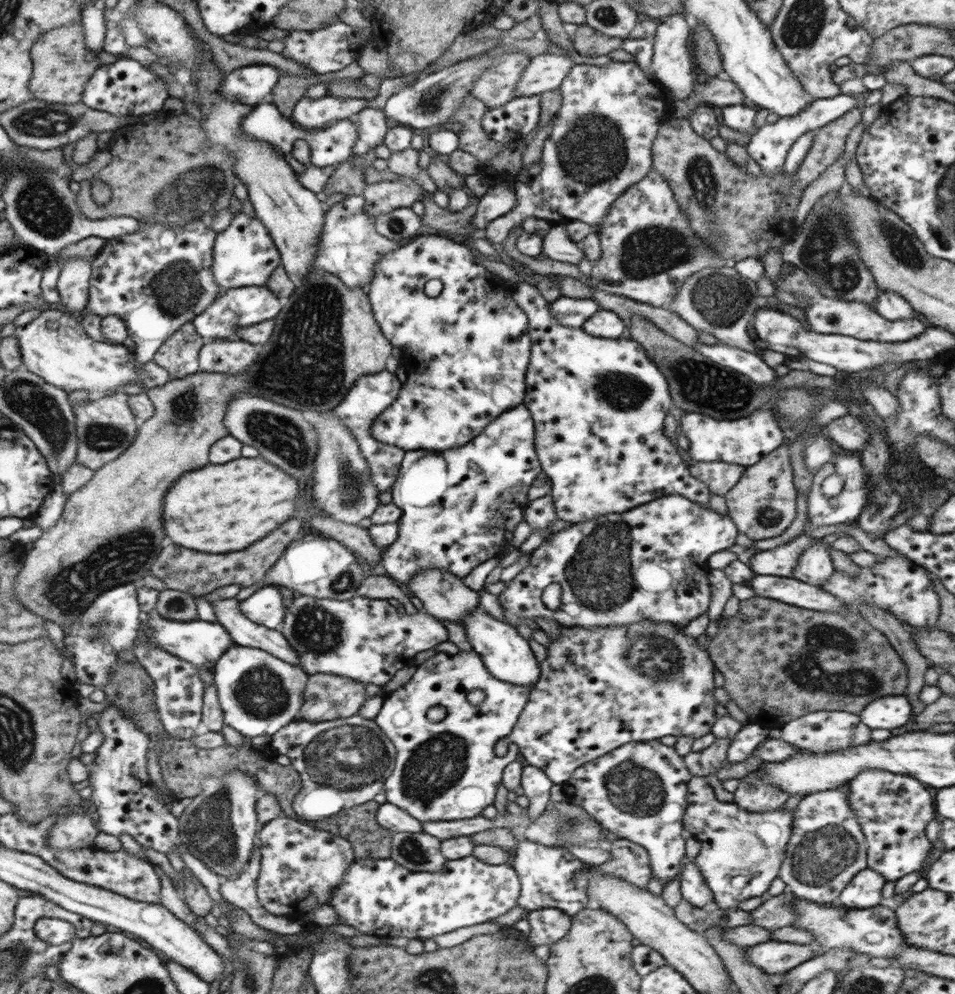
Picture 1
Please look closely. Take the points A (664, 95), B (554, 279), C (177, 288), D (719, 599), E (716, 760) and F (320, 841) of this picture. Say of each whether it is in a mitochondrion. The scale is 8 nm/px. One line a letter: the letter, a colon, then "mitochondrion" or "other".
A: other
B: other
C: mitochondrion
D: other
E: other
F: other

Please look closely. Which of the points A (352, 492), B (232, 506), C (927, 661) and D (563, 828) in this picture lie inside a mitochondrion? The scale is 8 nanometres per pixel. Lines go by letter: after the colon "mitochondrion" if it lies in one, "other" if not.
A: mitochondrion
B: other
C: other
D: mitochondrion

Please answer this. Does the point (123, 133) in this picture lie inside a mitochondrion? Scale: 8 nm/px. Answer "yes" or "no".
no

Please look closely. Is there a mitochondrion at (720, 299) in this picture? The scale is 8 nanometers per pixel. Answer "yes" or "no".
yes

